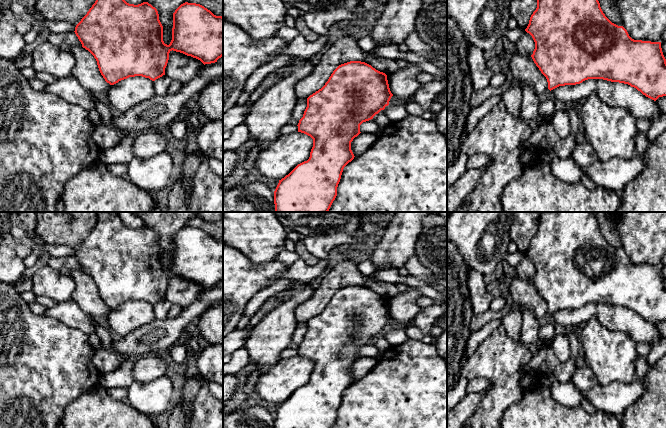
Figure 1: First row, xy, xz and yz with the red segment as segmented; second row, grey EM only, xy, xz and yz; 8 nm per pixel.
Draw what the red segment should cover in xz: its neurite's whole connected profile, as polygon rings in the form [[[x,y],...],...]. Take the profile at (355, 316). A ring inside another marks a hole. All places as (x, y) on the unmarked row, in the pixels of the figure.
[[[350,285],[339,289],[325,309],[307,322],[307,331],[297,350],[298,356],[313,363],[310,381],[279,404],[274,415],[274,428],[332,428],[337,420],[343,393],[355,381],[351,374],[351,366],[361,357],[360,349],[384,334],[392,320],[385,297],[361,285]]]

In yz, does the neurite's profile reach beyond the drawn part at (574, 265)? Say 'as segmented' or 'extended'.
as segmented

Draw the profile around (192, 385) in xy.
[[[195,377],[187,378],[186,383],[183,387],[179,402],[183,403],[184,414],[188,418],[191,416],[190,404],[199,391],[200,387],[201,384]]]

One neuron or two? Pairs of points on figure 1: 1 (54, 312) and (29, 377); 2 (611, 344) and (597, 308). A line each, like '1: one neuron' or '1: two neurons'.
1: two neurons
2: two neurons

